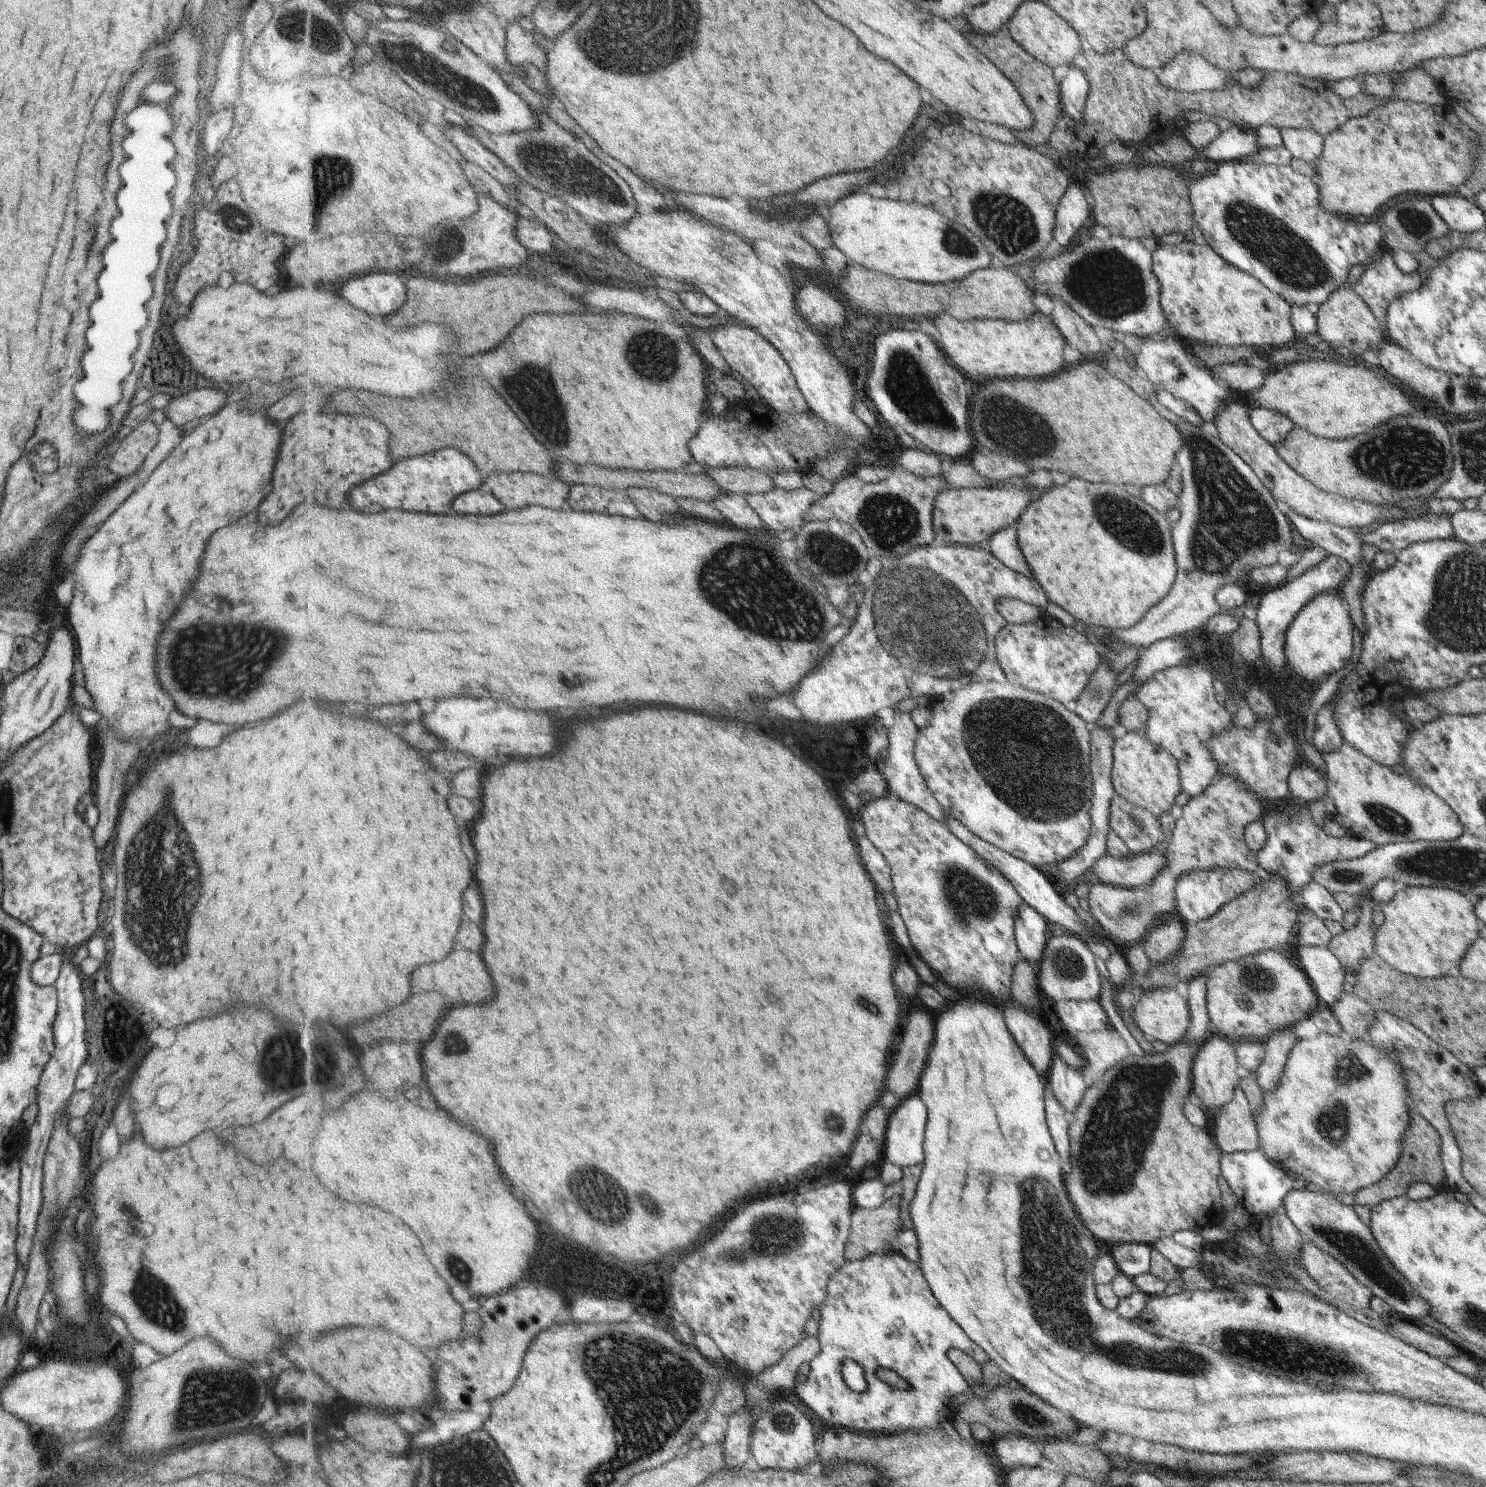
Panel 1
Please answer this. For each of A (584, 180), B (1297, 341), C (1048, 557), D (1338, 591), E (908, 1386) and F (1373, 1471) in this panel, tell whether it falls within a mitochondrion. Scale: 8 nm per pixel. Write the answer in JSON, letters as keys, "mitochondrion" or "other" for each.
{"A":"mitochondrion","B":"other","C":"other","D":"other","E":"other","F":"other"}

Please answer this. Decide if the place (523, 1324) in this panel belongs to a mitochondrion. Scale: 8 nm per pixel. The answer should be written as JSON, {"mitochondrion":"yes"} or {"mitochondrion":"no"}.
{"mitochondrion":"no"}

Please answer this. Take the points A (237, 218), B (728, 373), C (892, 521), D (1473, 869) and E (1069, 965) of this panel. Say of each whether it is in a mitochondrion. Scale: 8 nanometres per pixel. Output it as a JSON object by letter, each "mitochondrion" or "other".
{"A":"mitochondrion","B":"other","C":"mitochondrion","D":"mitochondrion","E":"mitochondrion"}

